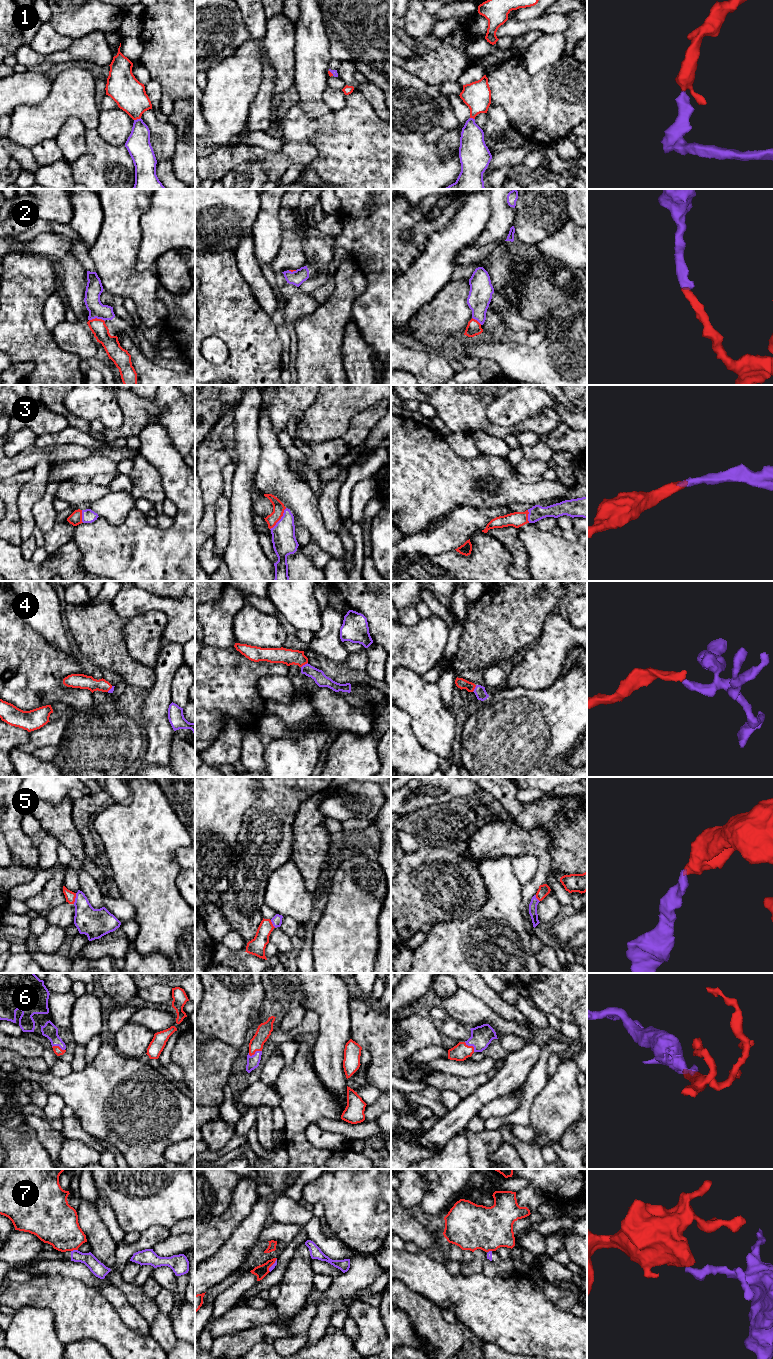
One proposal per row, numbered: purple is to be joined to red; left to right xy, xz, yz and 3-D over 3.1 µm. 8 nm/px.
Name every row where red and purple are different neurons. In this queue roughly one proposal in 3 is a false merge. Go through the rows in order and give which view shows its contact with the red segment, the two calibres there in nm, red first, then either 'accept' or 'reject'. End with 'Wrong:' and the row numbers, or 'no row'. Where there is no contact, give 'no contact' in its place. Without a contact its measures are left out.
1: contact in xy; calibres 260 and 190 nm; accept
2: contact in xy; calibres 130 and 140 nm; accept
3: contact in xz; calibres 100 and 190 nm; accept
4: contact in xz; calibres 130 and 100 nm; accept
5: contact in xy; calibres 90 and 220 nm; accept
6: contact in xz; calibres 120 and 100 nm; accept
7: contact in xy; calibres 340 and 110 nm; reject
Wrong: 7

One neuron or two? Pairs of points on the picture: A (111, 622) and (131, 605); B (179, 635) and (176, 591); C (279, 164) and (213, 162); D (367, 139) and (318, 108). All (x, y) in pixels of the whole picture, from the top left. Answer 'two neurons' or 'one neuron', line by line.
A: two neurons
B: two neurons
C: one neuron
D: two neurons

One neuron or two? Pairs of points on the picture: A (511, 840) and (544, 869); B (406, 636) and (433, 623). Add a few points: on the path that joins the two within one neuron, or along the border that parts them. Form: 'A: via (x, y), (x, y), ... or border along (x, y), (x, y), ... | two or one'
A: via (522, 842), (527, 842), (543, 858) | one
B: via (413, 636), (420, 636), (426, 630) | one

